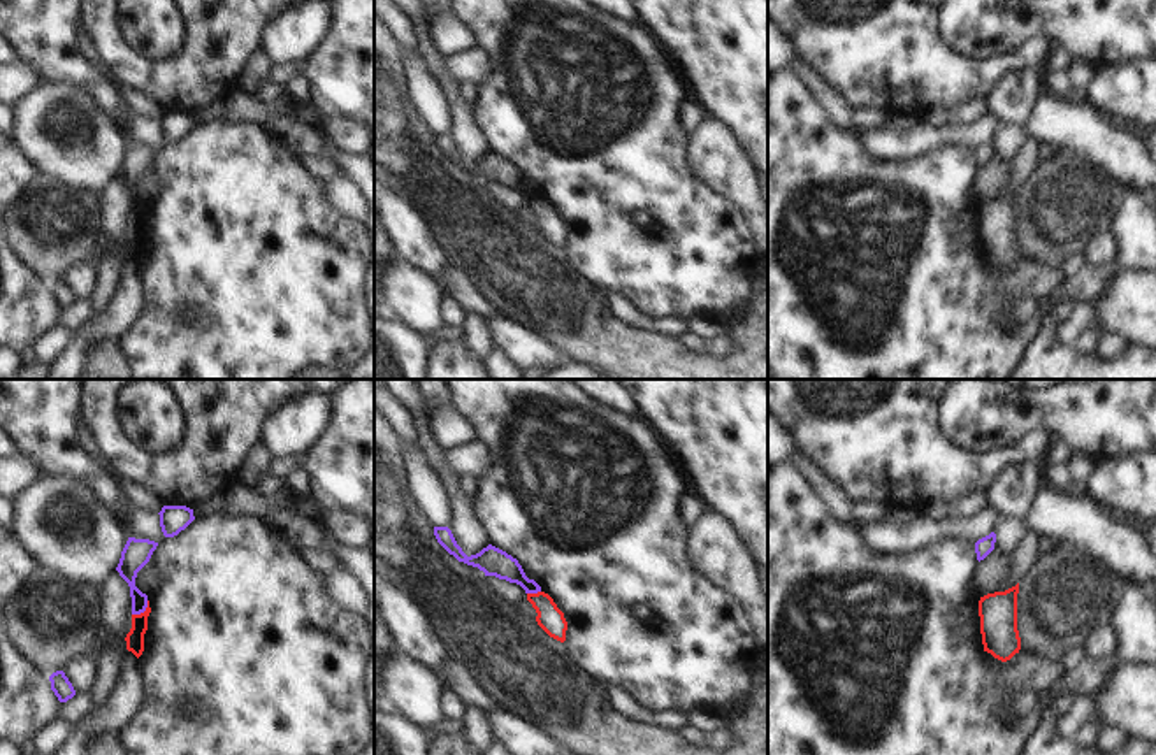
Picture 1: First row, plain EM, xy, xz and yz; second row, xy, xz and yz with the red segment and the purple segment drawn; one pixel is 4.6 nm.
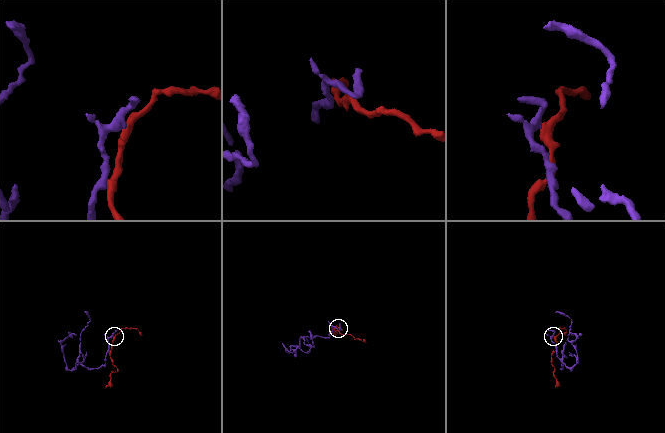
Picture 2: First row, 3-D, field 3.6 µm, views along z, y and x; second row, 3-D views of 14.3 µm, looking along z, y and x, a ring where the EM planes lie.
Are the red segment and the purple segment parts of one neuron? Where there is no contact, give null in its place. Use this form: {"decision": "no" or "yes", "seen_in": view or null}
{"decision": "no", "seen_in": "xy"}

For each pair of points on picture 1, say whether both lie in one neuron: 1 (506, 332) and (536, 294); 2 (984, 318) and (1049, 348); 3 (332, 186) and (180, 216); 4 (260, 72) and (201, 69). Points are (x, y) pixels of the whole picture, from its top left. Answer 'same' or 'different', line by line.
1: different
2: different
3: different
4: different

